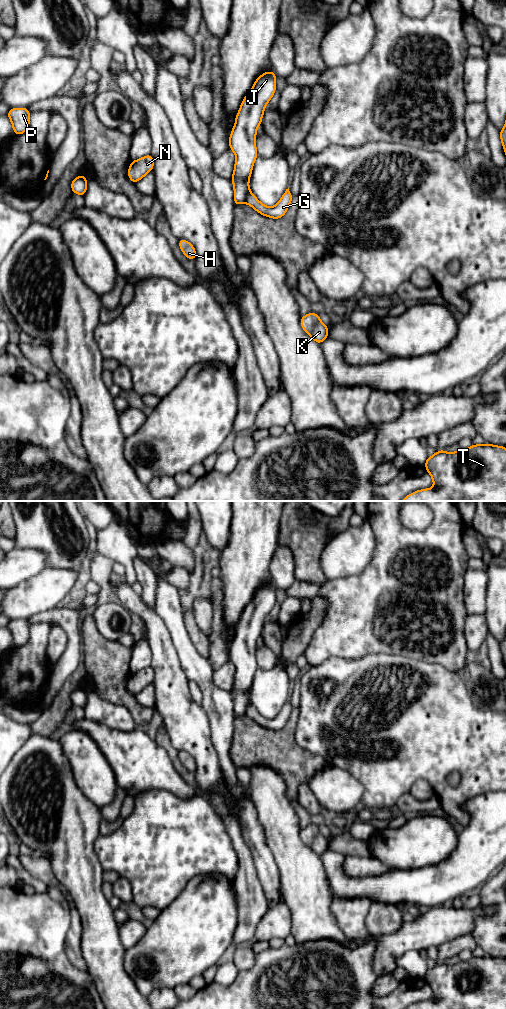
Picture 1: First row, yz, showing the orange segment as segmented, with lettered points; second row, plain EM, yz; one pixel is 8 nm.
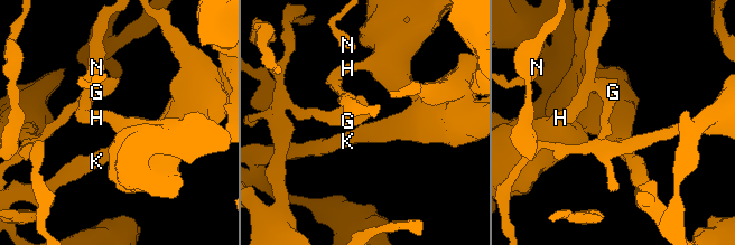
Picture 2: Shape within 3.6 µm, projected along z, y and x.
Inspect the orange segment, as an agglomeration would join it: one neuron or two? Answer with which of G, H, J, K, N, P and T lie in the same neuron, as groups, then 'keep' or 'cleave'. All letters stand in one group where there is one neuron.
G H J K N P T | keep

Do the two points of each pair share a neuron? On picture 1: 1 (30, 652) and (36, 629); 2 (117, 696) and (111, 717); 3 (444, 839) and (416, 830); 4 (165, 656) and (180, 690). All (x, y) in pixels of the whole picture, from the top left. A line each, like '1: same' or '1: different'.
1: same
2: different
3: same
4: same

